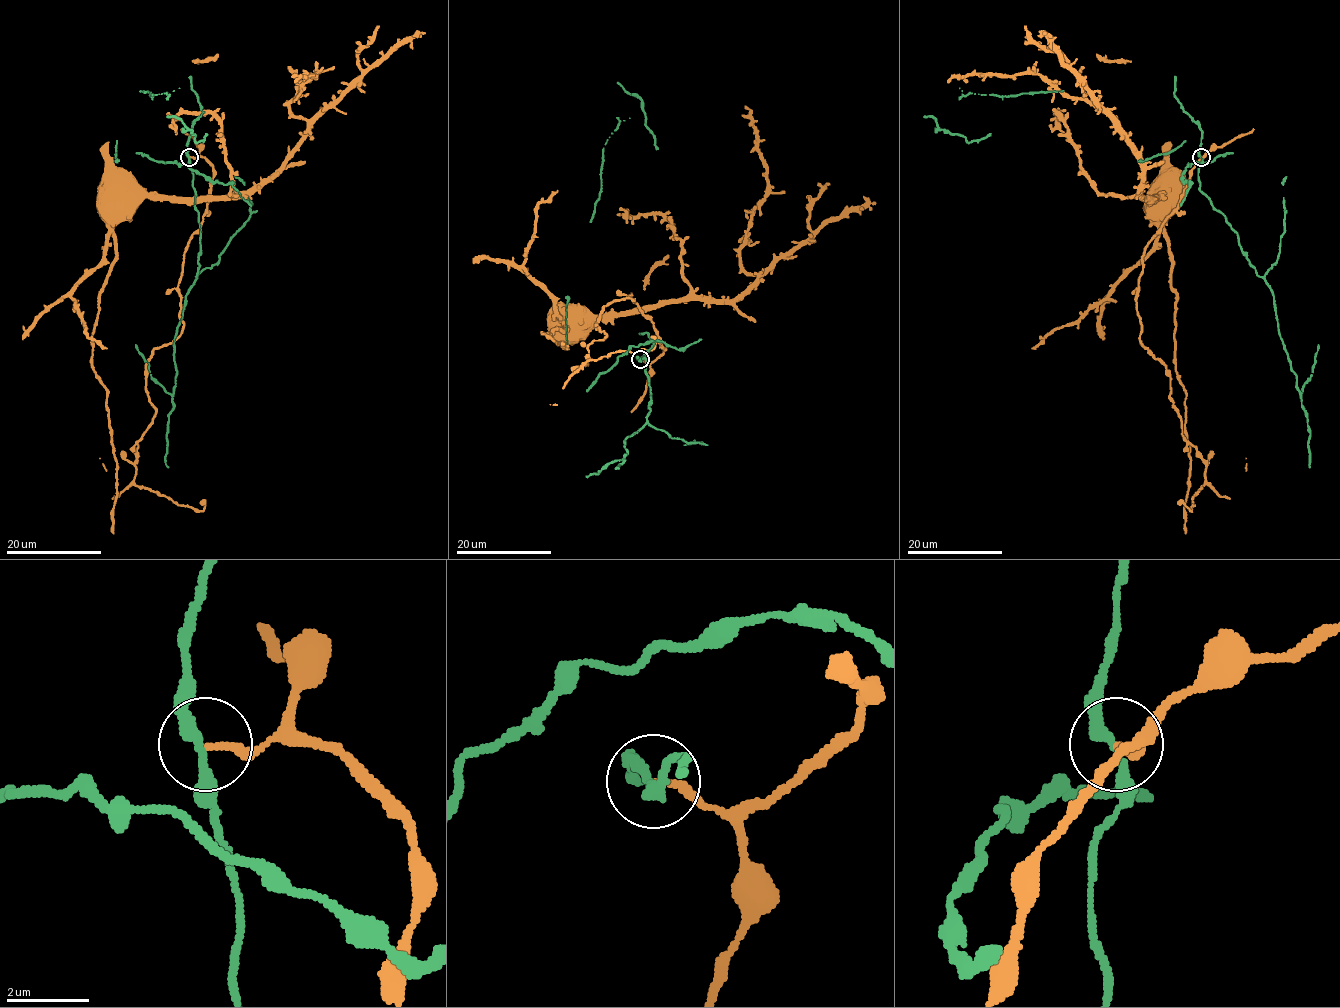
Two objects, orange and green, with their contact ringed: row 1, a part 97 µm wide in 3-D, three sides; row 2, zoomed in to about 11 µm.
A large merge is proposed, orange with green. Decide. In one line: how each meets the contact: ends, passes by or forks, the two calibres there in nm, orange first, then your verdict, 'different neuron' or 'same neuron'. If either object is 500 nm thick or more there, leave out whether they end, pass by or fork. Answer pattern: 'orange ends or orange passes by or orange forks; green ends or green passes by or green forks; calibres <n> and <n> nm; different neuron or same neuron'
orange ends; green passes by; calibres 160 and 240 nm; different neuron

